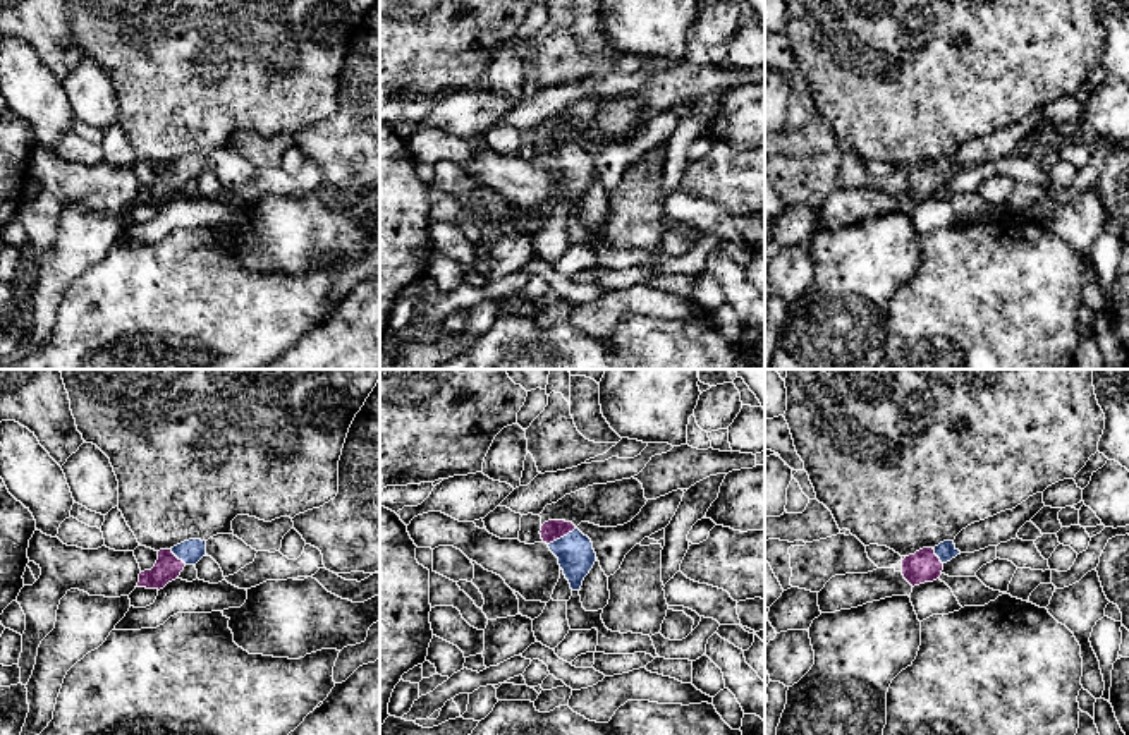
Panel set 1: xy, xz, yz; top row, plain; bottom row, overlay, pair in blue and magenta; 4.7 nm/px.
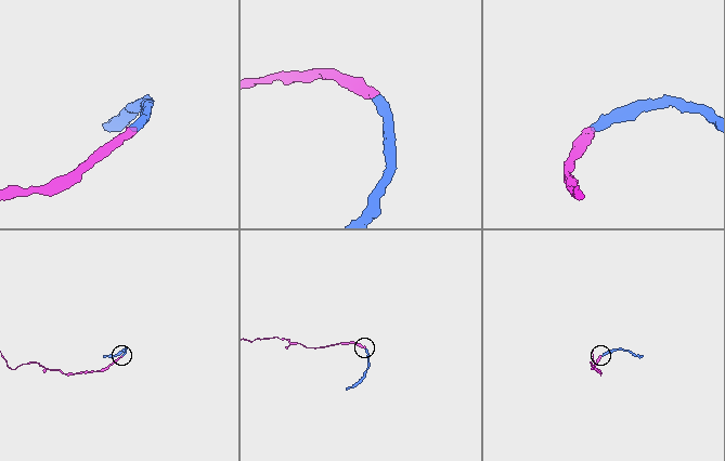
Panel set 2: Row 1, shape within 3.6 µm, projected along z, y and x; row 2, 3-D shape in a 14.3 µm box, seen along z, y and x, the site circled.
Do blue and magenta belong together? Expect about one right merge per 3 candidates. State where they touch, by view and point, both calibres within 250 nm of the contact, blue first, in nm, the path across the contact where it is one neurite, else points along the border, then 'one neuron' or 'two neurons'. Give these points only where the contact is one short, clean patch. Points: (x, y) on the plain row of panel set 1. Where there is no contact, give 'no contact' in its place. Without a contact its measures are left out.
xz (561, 153) | 180/100 nm | across xz (576, 172), (561, 153), (550, 146) | one neuron

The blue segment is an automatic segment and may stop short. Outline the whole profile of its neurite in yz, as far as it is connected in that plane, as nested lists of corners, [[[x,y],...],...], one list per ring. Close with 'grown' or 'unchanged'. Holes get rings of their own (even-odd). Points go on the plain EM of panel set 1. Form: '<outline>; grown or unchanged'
[[[954,156],[923,163],[902,175],[902,191],[914,203],[940,194],[943,180],[961,170]]]; grown

